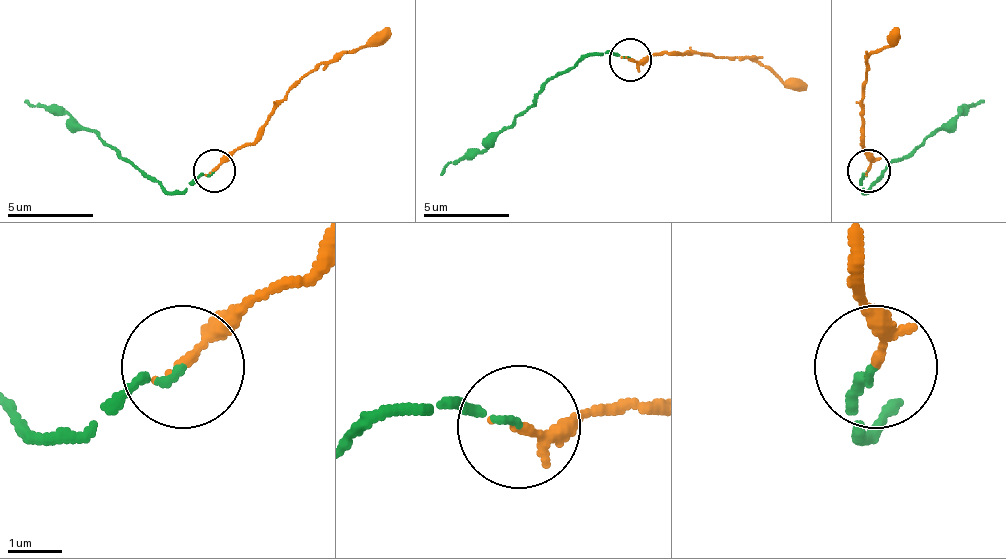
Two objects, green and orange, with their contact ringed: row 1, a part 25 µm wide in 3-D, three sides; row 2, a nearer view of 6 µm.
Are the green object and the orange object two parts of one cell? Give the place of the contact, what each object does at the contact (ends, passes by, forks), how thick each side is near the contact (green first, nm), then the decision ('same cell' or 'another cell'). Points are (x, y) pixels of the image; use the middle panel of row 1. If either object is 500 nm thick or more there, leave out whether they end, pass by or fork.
(630, 59) | green ends | orange ends | 120/200 nm | another cell

